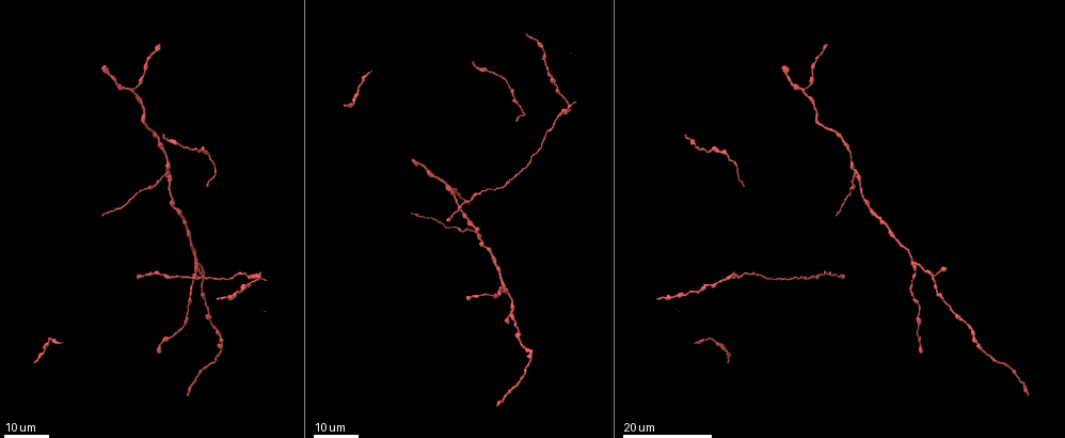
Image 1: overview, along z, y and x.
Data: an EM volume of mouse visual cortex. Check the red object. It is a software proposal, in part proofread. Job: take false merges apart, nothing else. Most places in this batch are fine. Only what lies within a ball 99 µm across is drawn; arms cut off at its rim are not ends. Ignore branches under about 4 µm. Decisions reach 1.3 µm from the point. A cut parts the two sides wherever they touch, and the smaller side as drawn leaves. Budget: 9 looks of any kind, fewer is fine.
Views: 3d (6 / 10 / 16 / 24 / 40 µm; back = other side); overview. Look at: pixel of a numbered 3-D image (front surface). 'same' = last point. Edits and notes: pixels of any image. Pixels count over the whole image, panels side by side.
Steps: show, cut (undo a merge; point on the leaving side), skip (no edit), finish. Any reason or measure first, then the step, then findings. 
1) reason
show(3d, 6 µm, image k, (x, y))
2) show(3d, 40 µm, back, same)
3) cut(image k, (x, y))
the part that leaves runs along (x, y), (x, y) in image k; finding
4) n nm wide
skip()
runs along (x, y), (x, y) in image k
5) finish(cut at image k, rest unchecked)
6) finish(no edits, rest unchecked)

branch point
show(3d, 16 µm, image 1, (441, 180))

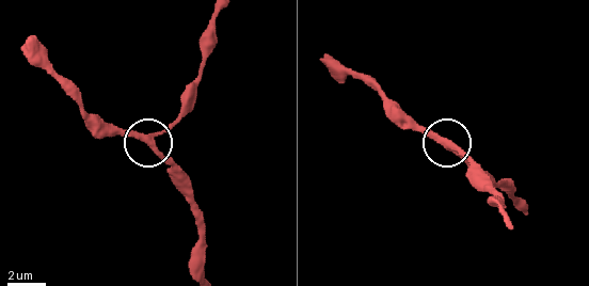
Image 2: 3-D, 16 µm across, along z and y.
closer look
show(3d, 6 µm, image 2, (447, 147))

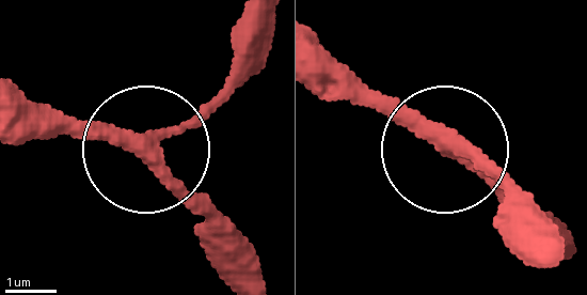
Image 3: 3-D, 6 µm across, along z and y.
skip()
one cell here

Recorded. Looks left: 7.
small branch off a trunk
show(3d, 24 µm, image 1, (566, 107))

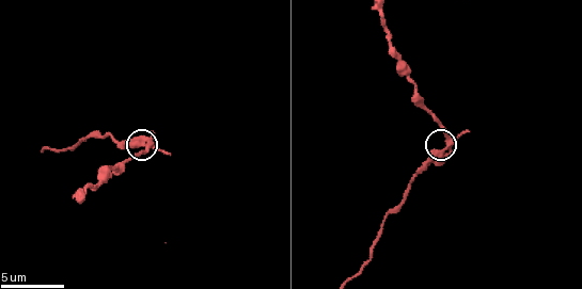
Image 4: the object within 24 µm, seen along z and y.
show(3d, 10 µm, image 4, (445, 147))

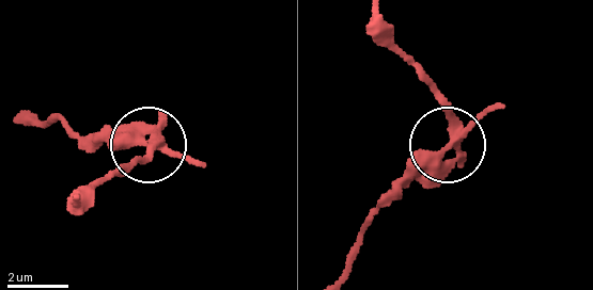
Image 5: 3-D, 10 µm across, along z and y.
skip()
all the same cell

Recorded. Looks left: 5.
four arms meet
show(3d, 24 µm, image 1, (856, 175))

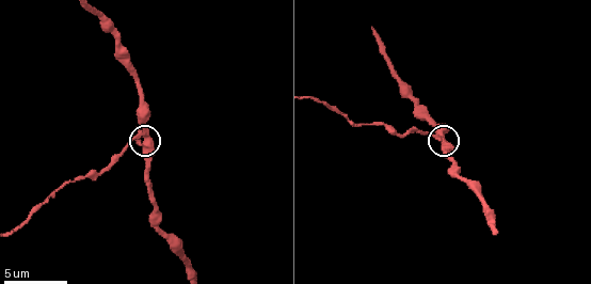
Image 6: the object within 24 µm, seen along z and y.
show(3d, 10 µm, image 6, (146, 135))

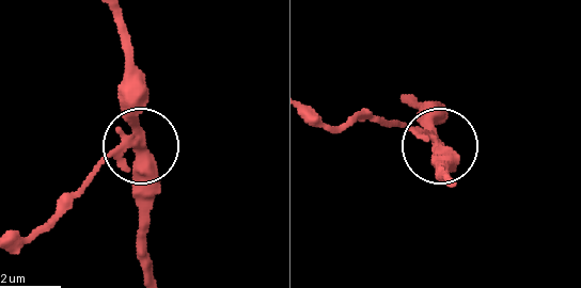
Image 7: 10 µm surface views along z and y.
300 nm wide
skip()
continuous, no second cell

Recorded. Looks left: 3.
show(3d, 16 µm, image 1, (917, 264))

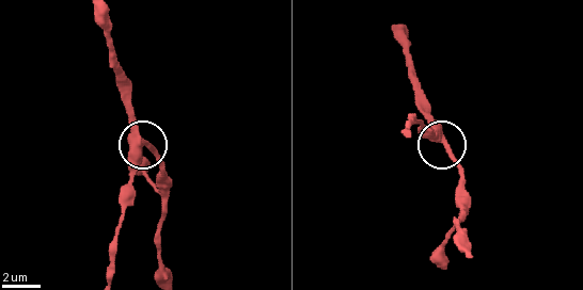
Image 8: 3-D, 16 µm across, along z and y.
closer look
show(3d, 6 µm, image 8, (441, 141))

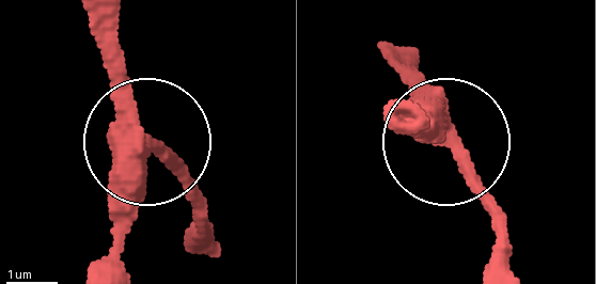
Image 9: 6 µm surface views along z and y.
skip()
all the same cell

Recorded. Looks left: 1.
finish(no edits, rest unchecked)

